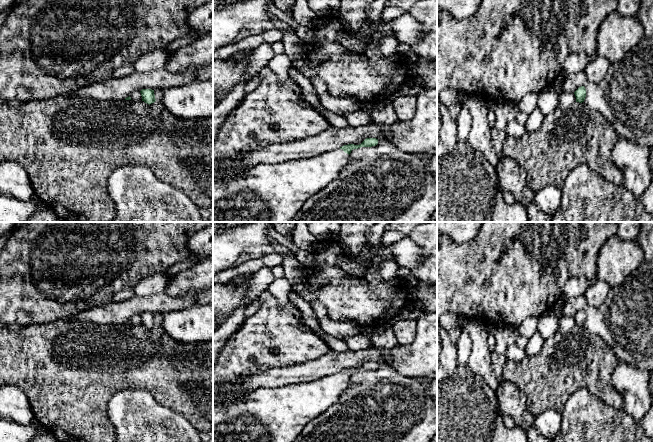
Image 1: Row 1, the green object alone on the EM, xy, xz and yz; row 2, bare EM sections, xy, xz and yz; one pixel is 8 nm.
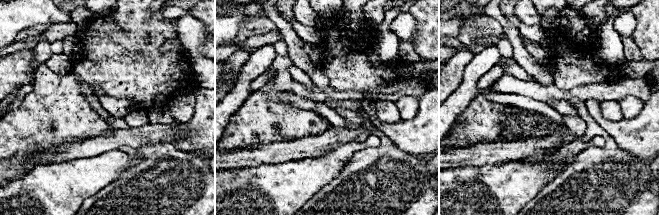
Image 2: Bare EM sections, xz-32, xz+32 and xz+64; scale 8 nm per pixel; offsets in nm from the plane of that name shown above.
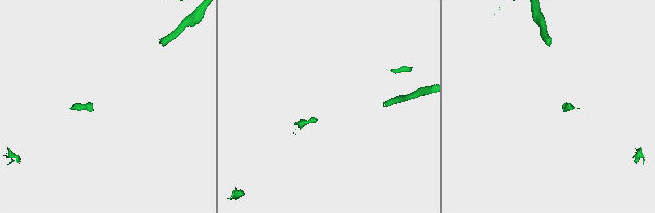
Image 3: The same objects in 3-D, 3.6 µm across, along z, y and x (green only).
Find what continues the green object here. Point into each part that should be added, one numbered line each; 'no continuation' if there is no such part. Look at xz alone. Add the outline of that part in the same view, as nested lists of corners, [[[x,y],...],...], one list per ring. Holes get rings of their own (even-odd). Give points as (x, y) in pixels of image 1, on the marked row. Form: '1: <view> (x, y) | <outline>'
1: xz (275, 192) | [[[338,148],[315,157],[258,164],[231,177],[213,178],[213,222],[289,222],[308,198],[339,176],[350,160],[350,155]]]

